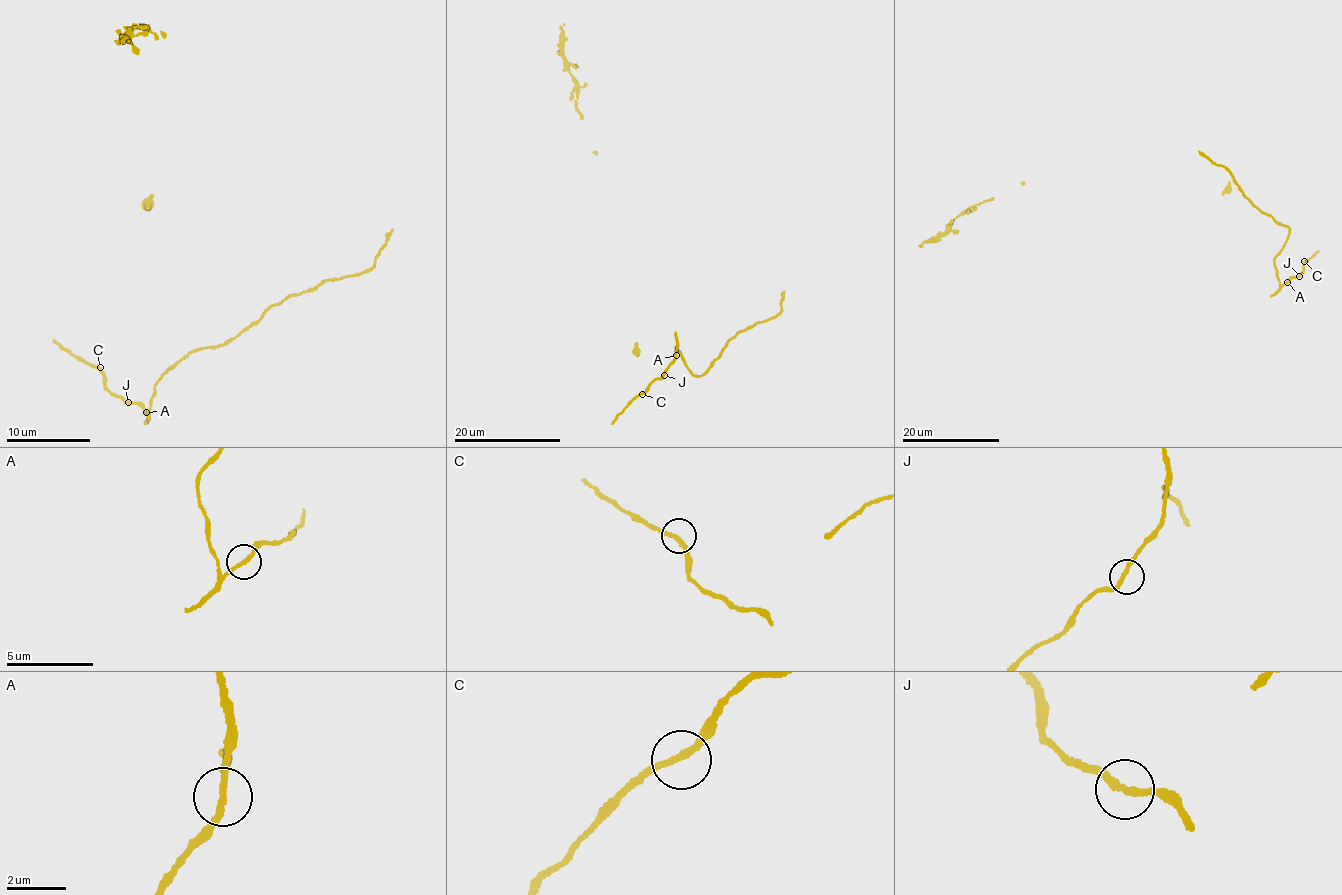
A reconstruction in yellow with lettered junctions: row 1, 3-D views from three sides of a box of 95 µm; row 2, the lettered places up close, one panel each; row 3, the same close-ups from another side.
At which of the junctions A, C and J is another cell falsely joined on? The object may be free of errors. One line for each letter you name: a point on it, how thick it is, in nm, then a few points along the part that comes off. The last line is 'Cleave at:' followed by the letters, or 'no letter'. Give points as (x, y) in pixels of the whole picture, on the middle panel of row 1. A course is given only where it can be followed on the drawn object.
Cleave at: no letter

